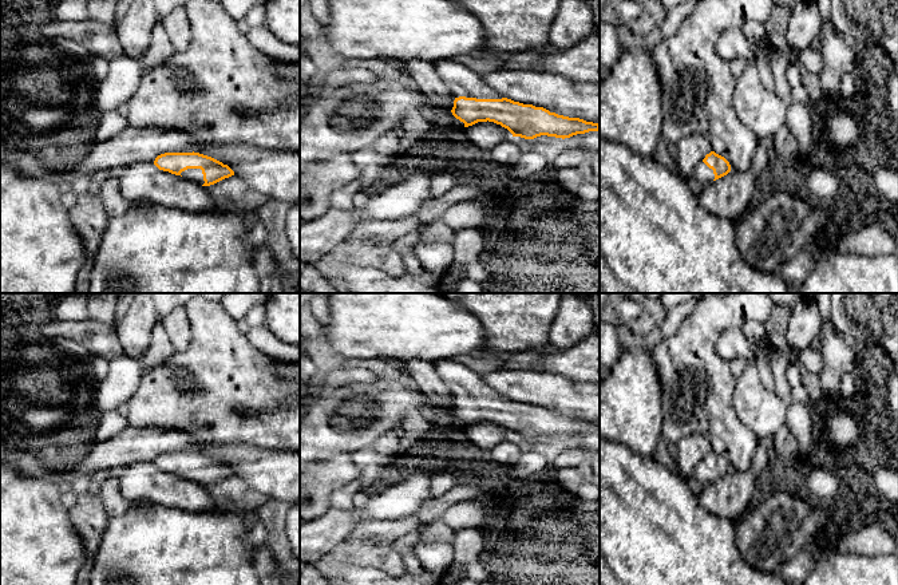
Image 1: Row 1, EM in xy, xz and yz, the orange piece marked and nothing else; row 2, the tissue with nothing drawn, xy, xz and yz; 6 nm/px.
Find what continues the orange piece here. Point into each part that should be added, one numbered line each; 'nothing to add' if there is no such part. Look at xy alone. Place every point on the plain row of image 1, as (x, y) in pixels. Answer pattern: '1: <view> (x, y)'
1: xy (194, 474)

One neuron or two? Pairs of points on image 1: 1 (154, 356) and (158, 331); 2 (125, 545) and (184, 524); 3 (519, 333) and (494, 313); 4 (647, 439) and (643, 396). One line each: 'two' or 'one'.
1: one
2: one
3: one
4: one

